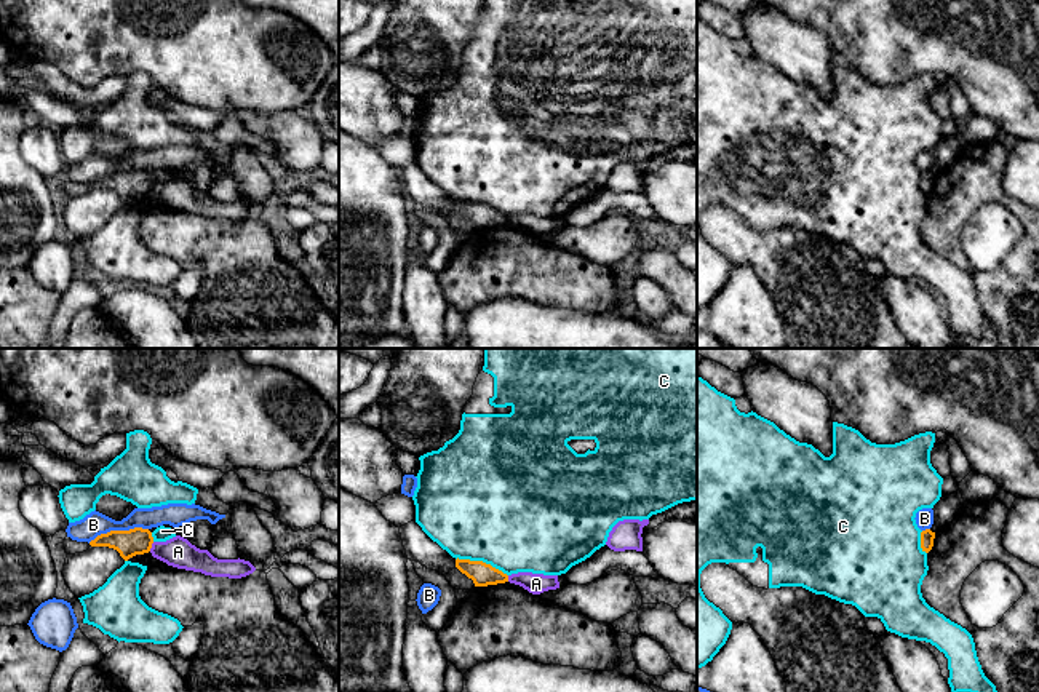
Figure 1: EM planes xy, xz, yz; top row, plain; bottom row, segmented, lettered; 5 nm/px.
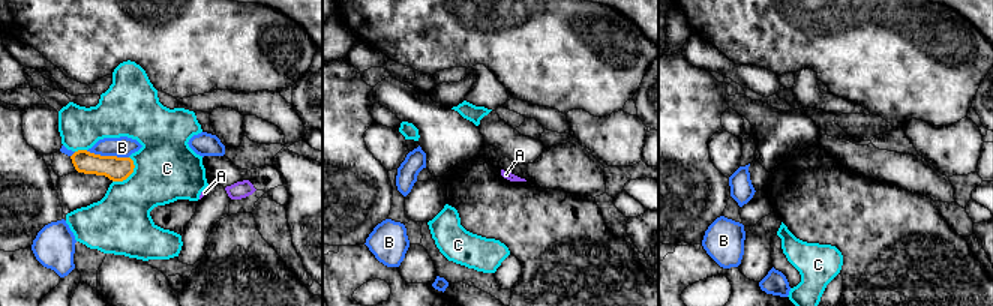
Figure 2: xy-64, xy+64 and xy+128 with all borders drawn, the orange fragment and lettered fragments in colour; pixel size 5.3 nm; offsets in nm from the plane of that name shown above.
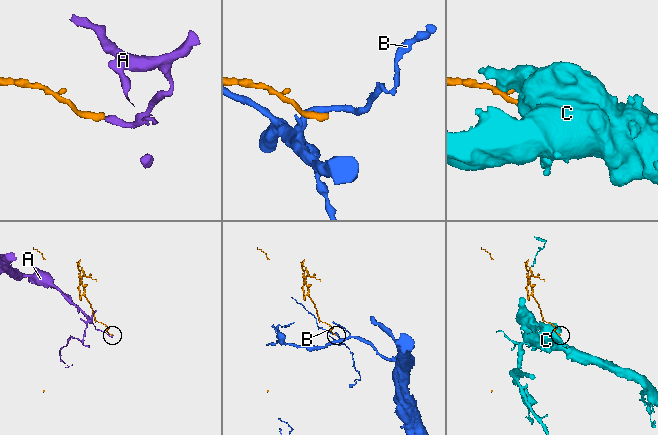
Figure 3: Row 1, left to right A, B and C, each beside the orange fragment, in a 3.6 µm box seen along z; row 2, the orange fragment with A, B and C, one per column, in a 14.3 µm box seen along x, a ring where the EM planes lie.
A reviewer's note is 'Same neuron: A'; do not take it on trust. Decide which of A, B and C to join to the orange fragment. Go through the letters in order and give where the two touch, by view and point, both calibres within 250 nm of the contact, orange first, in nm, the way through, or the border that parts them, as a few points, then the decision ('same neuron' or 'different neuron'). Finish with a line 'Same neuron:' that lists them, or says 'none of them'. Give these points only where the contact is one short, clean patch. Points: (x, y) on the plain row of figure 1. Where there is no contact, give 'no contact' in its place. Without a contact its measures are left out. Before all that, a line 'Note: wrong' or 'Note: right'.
Note: wrong
A: meets orange in xy at (151, 189); 140 nm thick on the orange side, 160 nm on the other; border along xy (154, 184), (149, 192); different neuron
B: meets orange in xy at (117, 173); 140 nm thick on the orange side, 120 nm on the other; border along xy (147, 170), (111, 171), (88, 184); different neuron
C: meets orange in xz at (481, 203); 120 nm thick on the orange side, 500 nm on the other; different neuron
Same neuron: none of them

